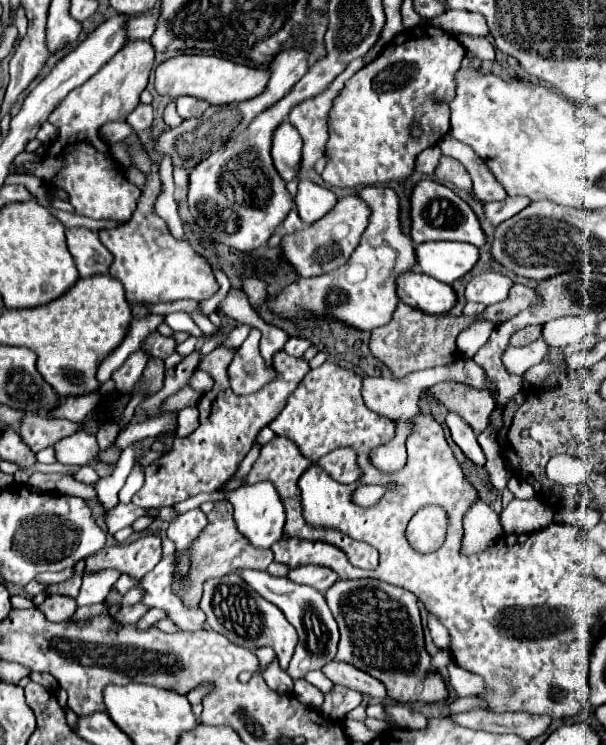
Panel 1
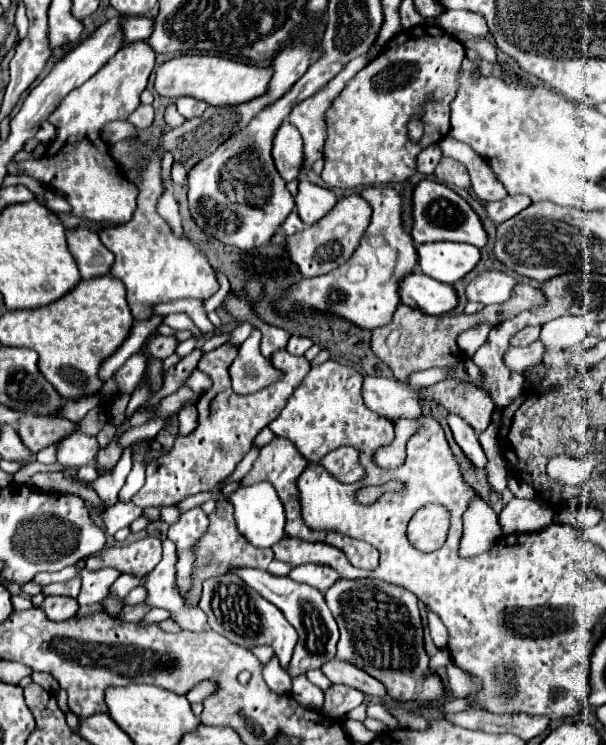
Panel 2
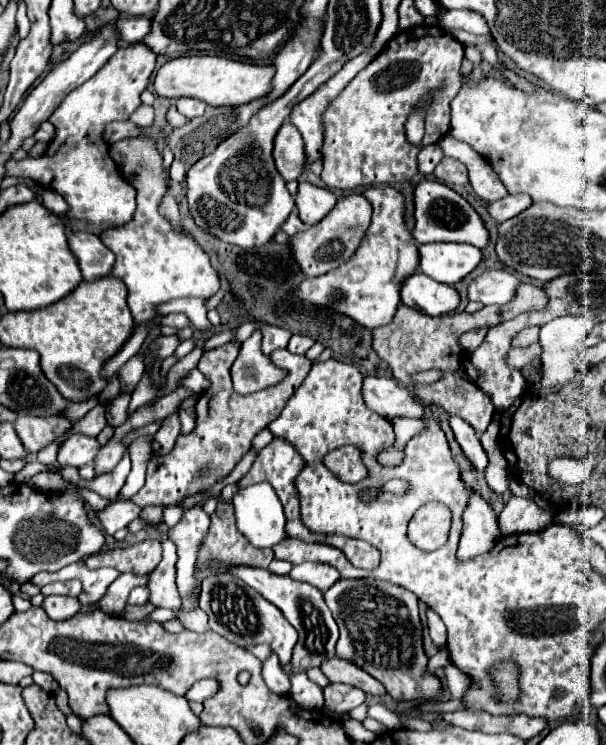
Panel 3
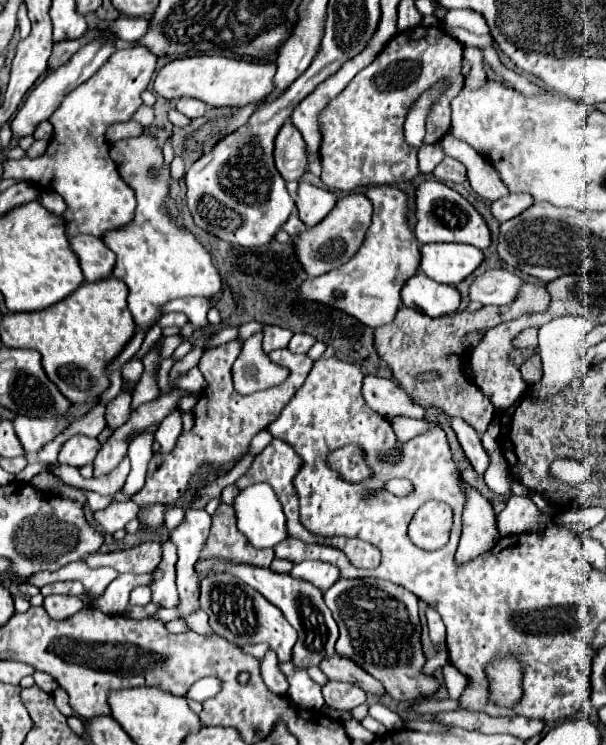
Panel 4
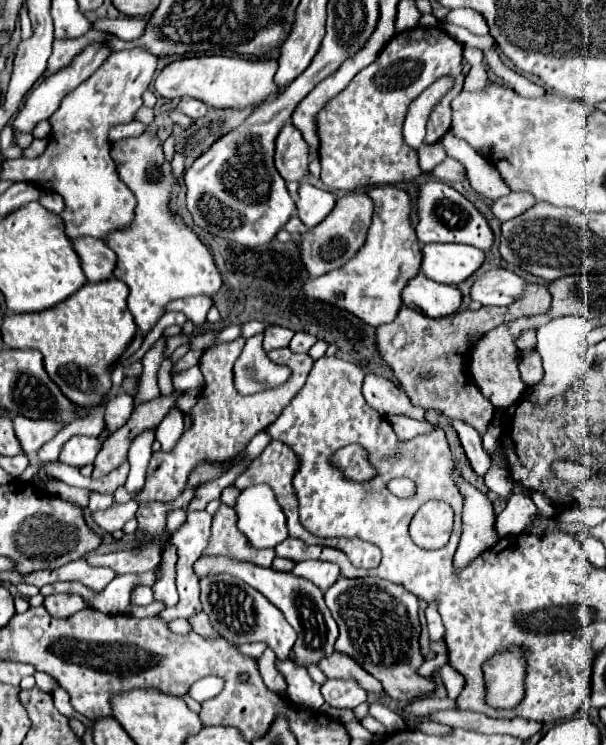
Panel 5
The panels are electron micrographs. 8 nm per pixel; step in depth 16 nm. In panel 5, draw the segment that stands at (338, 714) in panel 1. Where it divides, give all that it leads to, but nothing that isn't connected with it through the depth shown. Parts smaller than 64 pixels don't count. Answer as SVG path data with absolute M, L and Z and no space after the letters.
M328 678L322 686L320 692L326 700L326 704L334 708L356 708L358 704L366 702L368 694L364 688L360 688L352 680L332 680Z

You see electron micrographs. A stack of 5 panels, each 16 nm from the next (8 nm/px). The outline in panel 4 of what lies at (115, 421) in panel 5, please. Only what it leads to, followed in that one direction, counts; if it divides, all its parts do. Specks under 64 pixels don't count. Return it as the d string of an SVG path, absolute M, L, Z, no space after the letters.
M122 392L106 404L106 426L110 430L120 428L130 418L130 412L132 412L130 402L132 402L132 396L128 392Z

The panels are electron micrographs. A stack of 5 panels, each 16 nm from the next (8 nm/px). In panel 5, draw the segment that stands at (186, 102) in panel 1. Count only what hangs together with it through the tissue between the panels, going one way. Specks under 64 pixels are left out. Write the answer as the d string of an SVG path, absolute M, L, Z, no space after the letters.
M182 98L180 104L178 104L178 108L186 116L192 116L192 118L200 118L200 116L204 116L208 112L208 106L204 102L200 102L200 100L194 100L194 98L188 98L188 100Z

